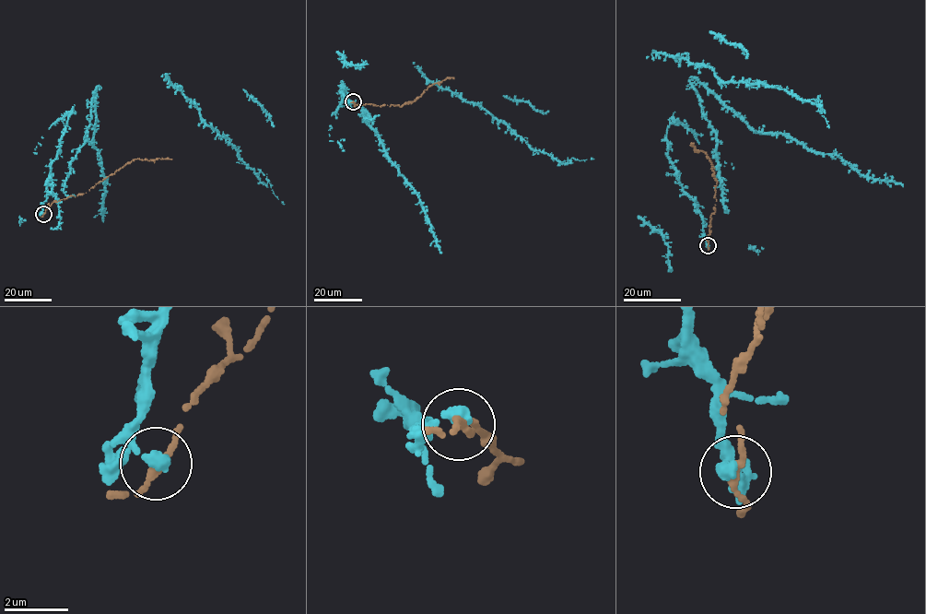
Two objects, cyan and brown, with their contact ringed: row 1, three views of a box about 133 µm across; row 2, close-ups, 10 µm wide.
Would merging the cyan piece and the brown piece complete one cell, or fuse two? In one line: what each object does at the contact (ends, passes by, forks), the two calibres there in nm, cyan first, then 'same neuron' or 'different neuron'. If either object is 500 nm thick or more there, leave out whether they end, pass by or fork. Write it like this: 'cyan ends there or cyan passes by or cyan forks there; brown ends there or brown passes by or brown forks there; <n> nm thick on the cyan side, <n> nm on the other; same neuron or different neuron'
cyan ends there; brown passes by; 400 nm thick on the cyan side, 220 nm on the other; different neuron

